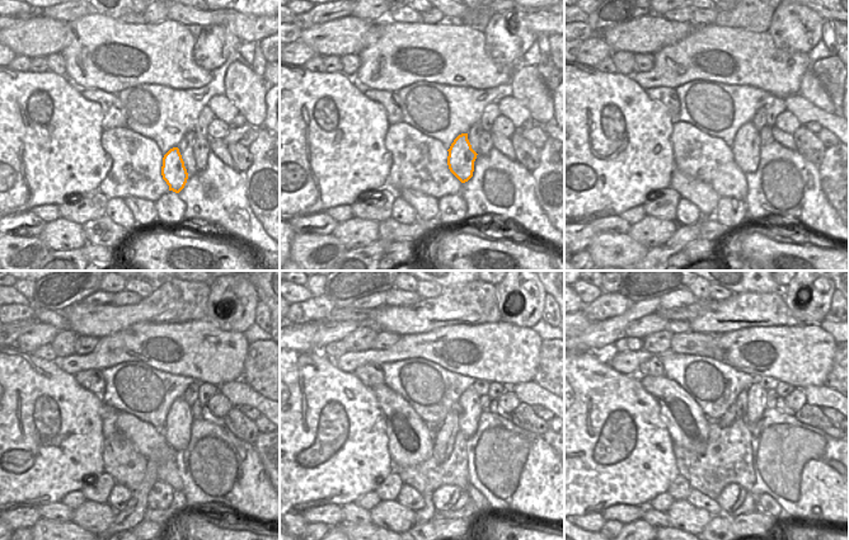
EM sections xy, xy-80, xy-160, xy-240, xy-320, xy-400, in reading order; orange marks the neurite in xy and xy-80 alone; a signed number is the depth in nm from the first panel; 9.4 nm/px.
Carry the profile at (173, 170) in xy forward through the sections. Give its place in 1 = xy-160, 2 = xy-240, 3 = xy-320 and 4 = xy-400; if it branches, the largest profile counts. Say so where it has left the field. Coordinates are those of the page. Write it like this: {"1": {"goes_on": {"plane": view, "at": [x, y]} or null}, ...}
{"1": {"goes_on": {"plane": "xy-160", "at": [746, 146]}}, "2": {"goes_on": {"plane": "xy-240", "at": [177, 428]}}, "3": {"goes_on": {"plane": "xy-320", "at": [469, 403]}}, "4": {"goes_on": {"plane": "xy-400", "at": [756, 395]}}}

